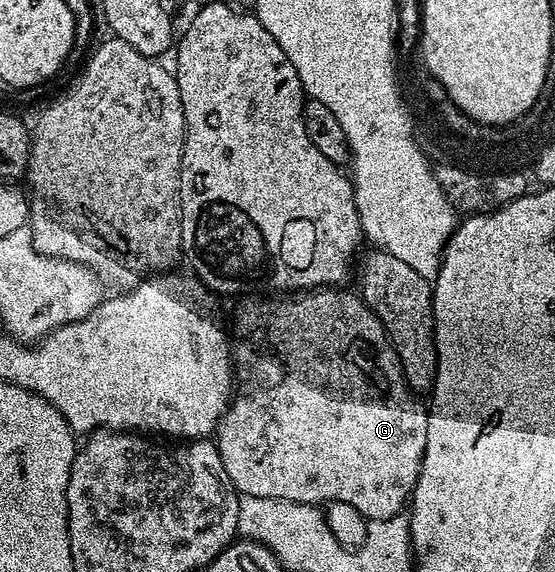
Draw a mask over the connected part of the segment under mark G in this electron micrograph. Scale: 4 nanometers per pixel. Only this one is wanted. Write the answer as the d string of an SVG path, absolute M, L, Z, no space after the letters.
M330 286L305 290L298 296L285 294L280 298L245 298L240 301L242 304L233 312L233 328L231 324L235 391L229 402L229 409L217 424L215 443L219 458L223 458L223 470L227 470L227 478L231 478L233 487L241 496L279 498L287 502L318 506L346 504L355 506L355 510L359 510L359 514L364 516L366 521L382 520L402 515L410 503L415 482L421 477L425 448L429 444L429 413L426 405L417 401L420 399L405 380L395 346L389 341L389 336L377 315L365 305L365 301L356 291L341 291L345 290Z

